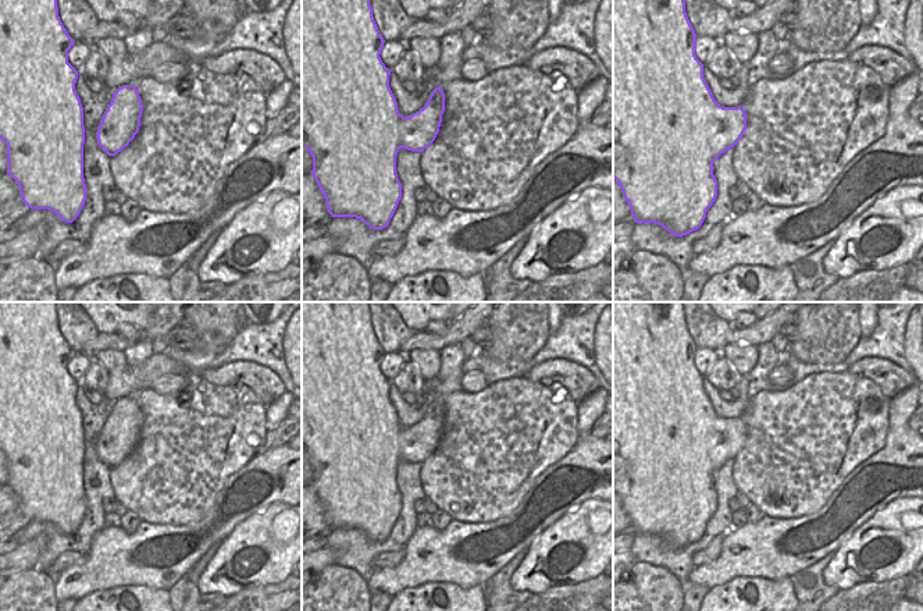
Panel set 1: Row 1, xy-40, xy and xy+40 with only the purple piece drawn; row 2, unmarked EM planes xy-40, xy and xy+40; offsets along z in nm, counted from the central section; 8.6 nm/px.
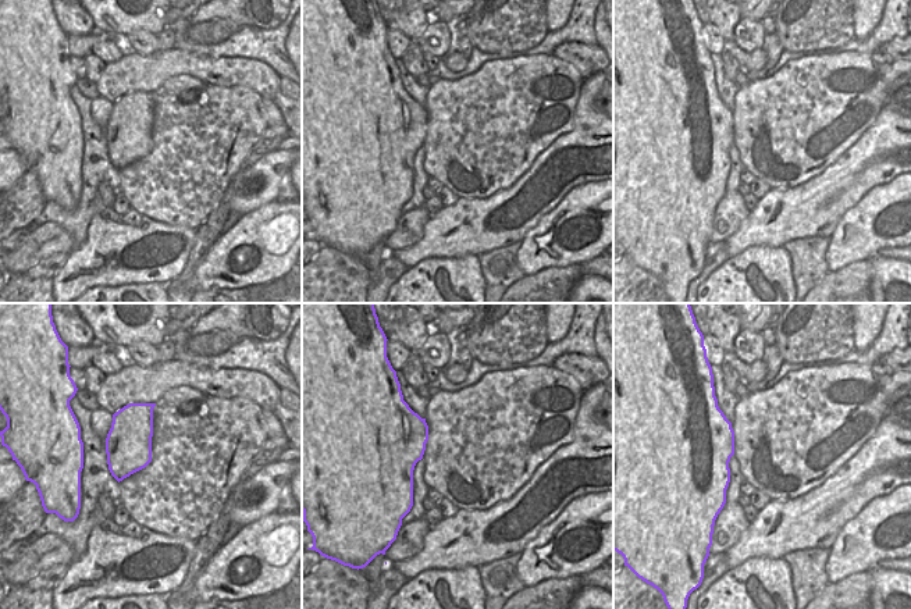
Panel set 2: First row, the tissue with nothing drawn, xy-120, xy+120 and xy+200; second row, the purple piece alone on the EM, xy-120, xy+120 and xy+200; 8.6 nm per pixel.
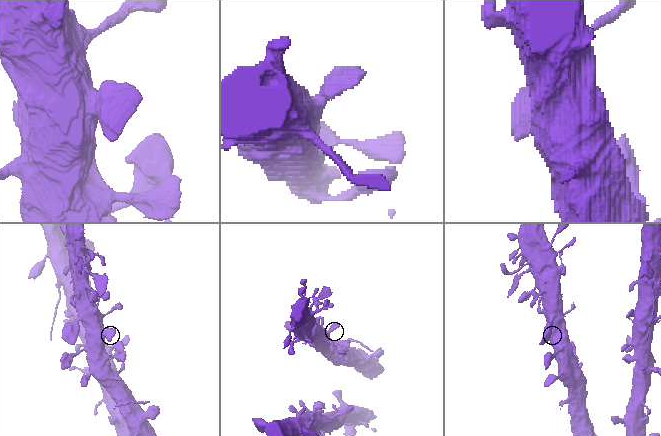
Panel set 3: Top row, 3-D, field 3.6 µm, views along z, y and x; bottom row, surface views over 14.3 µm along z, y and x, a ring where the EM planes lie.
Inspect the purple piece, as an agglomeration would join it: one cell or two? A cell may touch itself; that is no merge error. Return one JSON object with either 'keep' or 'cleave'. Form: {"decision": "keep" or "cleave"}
{"decision": "keep"}

